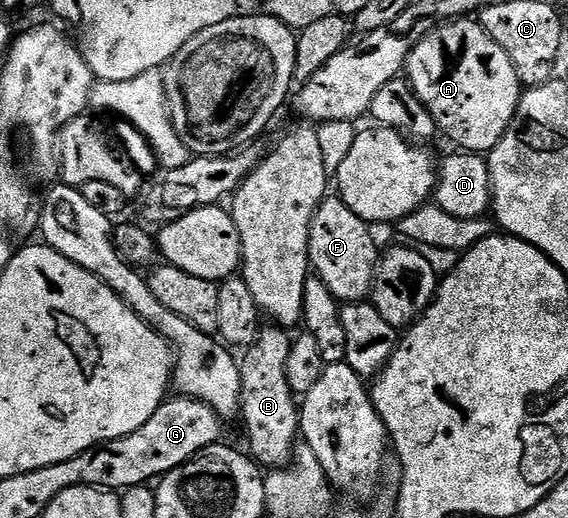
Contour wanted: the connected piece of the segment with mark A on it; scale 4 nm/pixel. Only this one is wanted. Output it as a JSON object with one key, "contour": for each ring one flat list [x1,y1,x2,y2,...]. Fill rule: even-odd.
{"contour":[[458,17,455,19,450,19,448,21,442,21,436,25,430,26,428,30,426,30,425,35,422,36,421,40,419,40,419,42,417,42,416,45,414,45,414,47,412,47,411,50,409,50,409,56,407,57,405,61,403,75,404,75,404,78,407,80,409,86,412,87,413,92,417,94,417,96,419,97,419,101,421,102,421,104,425,106,425,108,431,113,431,117,433,118,433,120,437,122,438,132,440,132,442,136,446,135,446,137,449,138,450,141,453,142,455,146,457,146,454,148,460,149,462,152,465,152,465,153,488,153,491,149,495,147,495,145,503,137,503,133,511,125,511,121,513,120,513,117,515,113,517,112,517,105,519,101,521,100,521,96,523,94,523,84,521,82,521,78,519,78,519,76,517,76,517,74,515,73,515,65,511,65,511,59,507,57,507,53,503,53,503,49,499,49,499,45,495,45,495,41,492,39,492,37,490,37,490,35,488,35,486,31,484,31,484,29,481,28,480,22,478,22,478,20,473,17]]}

